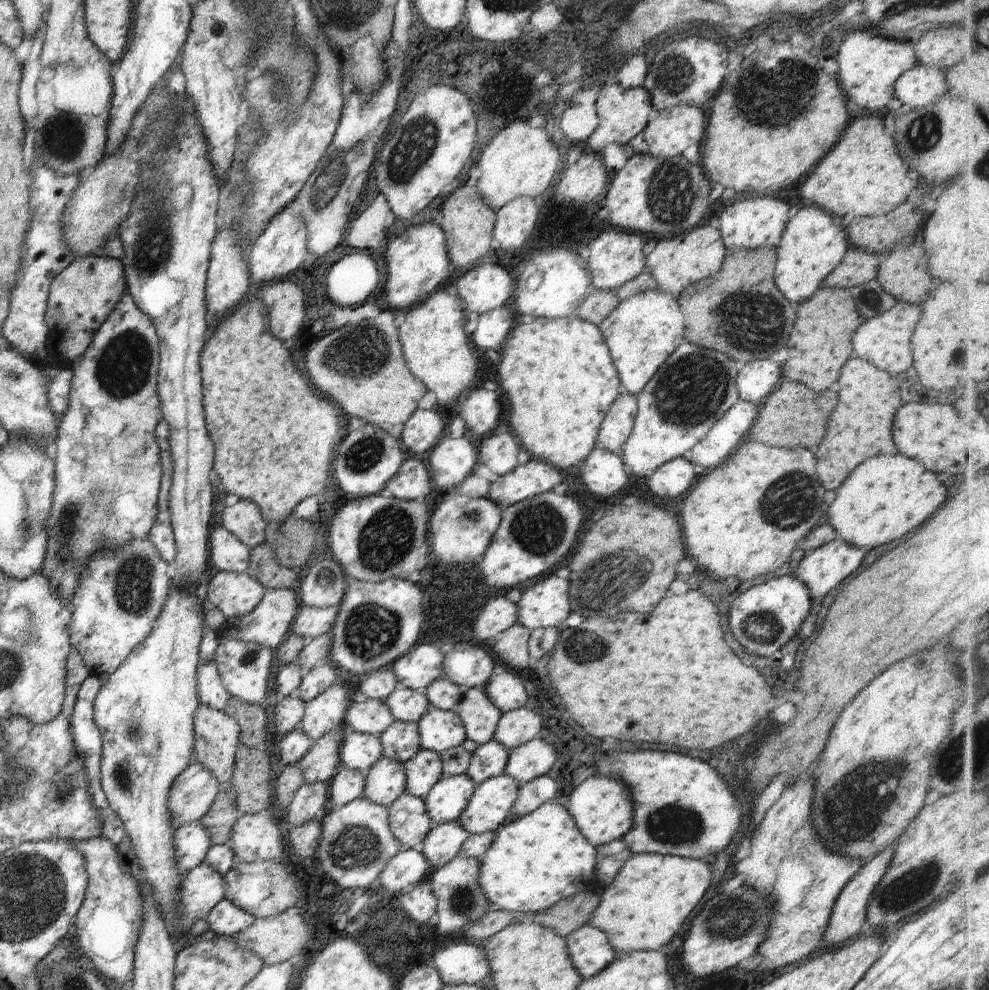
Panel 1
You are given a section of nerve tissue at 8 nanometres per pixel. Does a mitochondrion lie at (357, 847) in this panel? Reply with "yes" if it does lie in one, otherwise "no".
yes

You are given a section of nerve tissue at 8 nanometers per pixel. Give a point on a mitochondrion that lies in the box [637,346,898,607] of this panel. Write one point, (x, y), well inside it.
(692, 388)

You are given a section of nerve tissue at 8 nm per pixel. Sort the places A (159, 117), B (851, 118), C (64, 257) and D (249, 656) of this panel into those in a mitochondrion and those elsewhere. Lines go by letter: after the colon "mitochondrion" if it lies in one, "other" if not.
A: mitochondrion
B: other
C: other
D: mitochondrion

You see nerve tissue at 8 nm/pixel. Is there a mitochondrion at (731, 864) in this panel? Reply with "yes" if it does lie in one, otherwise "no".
no

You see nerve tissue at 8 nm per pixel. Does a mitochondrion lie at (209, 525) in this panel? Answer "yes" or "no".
no

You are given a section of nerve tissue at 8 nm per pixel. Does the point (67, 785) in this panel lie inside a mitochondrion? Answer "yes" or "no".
yes

